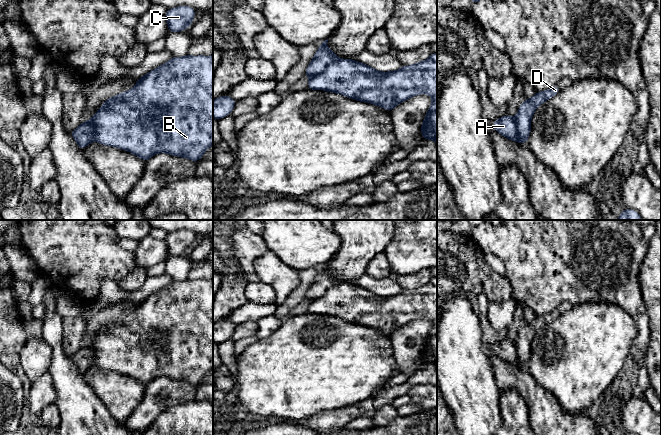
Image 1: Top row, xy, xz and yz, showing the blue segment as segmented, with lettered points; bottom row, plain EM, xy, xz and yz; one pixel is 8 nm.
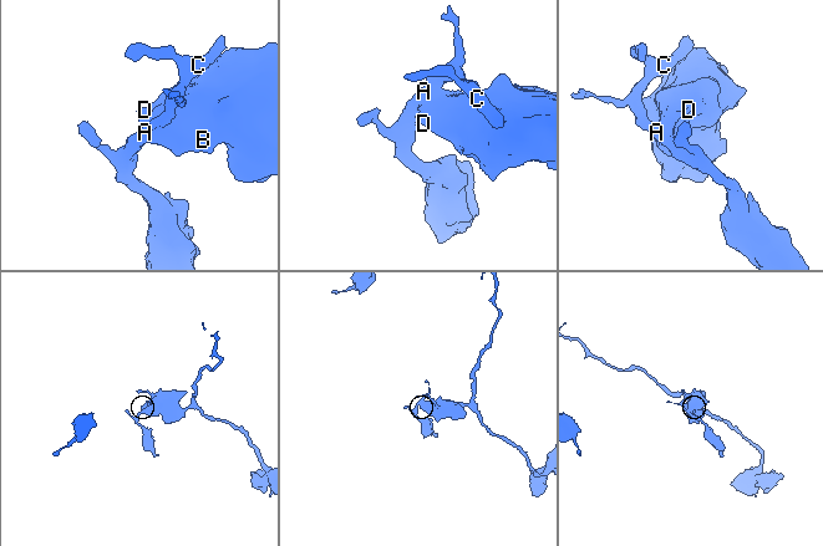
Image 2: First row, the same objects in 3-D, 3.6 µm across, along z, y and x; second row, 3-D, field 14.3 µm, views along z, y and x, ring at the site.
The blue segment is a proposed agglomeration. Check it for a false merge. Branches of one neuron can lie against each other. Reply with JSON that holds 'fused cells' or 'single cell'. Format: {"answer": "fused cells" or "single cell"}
{"answer": "fused cells"}

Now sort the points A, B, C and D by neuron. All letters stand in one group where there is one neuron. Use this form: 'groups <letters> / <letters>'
groups A C / B D

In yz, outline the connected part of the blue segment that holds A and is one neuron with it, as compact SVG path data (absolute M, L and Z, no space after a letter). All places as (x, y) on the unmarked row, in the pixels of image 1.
M508 338L504 339L498 344L494 344L493 352L496 356L508 362L509 364L512 364L518 367L528 367L528 363L525 365L521 365L519 363L516 349L515 349L515 344Z

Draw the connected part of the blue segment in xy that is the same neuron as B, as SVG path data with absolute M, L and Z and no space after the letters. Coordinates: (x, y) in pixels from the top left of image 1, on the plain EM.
M213 279L172 281L137 304L136 309L104 325L89 344L94 350L94 364L106 370L126 374L148 385L157 377L167 377L196 386L213 369Z

